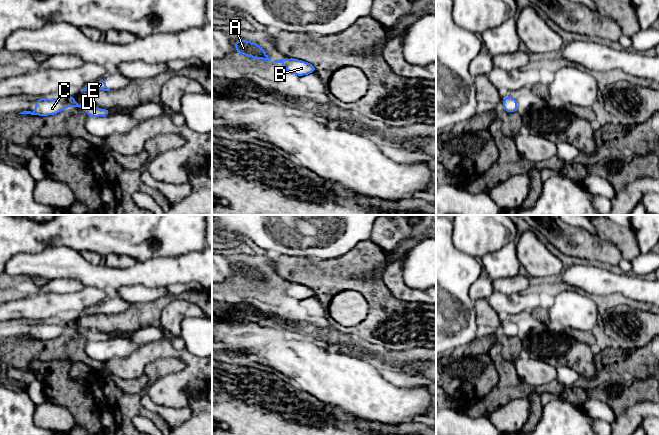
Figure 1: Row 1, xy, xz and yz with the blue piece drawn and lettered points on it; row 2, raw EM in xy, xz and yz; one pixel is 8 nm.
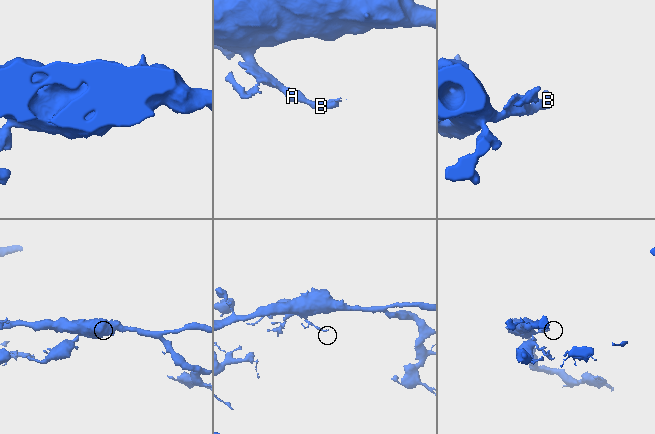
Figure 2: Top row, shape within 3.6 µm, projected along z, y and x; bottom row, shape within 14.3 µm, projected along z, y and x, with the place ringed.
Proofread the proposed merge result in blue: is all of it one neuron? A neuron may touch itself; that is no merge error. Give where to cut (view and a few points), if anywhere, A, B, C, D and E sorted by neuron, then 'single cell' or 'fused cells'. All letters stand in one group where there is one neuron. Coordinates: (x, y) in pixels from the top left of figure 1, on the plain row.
no cut; A B C D E; single cell

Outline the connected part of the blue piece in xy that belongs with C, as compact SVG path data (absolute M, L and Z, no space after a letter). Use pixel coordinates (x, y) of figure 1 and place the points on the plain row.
M69 318L65 321L58 321L55 323L47 323L47 322L38 322L35 325L36 332L33 336L31 335L23 335L19 338L31 338L38 340L48 340L55 339L65 332L69 330L74 330L78 333L83 333L88 340L91 341L100 341L100 340L108 340L111 339L111 332L108 333L99 333L94 329L81 329L74 324L74 321Z

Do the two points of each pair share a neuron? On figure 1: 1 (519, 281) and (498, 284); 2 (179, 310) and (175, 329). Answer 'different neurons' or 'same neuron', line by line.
1: same neuron
2: same neuron

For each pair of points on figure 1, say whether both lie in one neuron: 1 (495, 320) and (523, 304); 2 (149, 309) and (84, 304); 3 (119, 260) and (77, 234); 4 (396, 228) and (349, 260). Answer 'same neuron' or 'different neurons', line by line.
1: different neurons
2: different neurons
3: different neurons
4: different neurons

